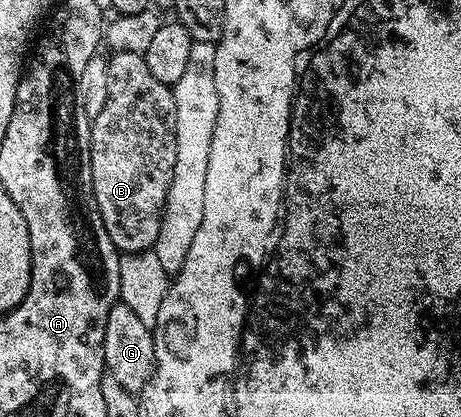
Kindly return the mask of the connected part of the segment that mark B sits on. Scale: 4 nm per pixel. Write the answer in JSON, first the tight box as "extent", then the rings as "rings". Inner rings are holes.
{"extent":[90,52,176,254],"rings":[[[112,52],[108,60],[106,106],[102,106],[102,114],[95,116],[90,127],[90,178],[94,202],[98,206],[102,226],[106,226],[106,234],[110,234],[110,242],[114,242],[121,254],[155,249],[170,178],[174,178],[176,107],[171,87],[158,82],[158,78],[150,74],[150,66],[146,66],[141,53]]]}

